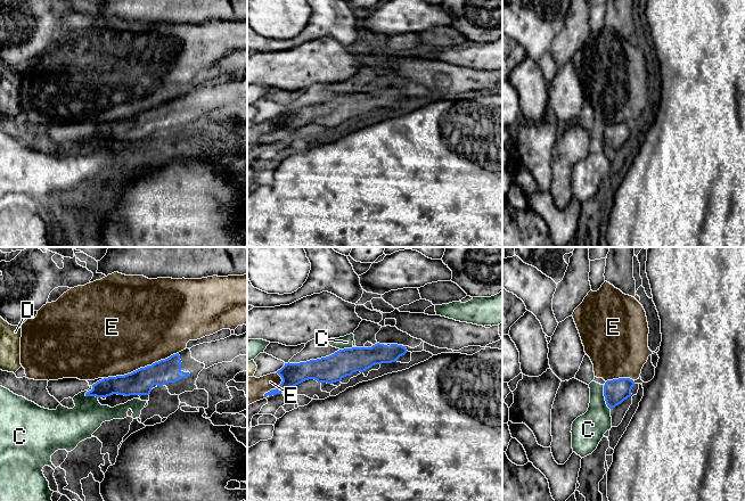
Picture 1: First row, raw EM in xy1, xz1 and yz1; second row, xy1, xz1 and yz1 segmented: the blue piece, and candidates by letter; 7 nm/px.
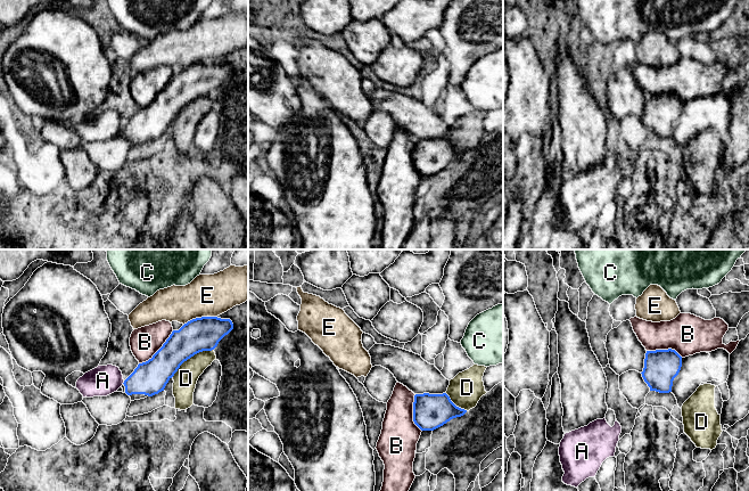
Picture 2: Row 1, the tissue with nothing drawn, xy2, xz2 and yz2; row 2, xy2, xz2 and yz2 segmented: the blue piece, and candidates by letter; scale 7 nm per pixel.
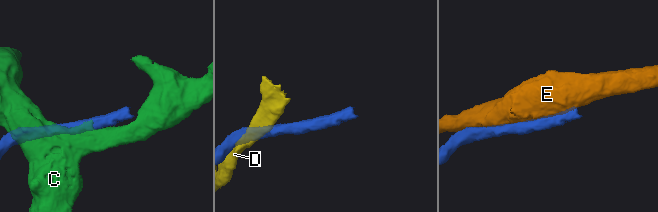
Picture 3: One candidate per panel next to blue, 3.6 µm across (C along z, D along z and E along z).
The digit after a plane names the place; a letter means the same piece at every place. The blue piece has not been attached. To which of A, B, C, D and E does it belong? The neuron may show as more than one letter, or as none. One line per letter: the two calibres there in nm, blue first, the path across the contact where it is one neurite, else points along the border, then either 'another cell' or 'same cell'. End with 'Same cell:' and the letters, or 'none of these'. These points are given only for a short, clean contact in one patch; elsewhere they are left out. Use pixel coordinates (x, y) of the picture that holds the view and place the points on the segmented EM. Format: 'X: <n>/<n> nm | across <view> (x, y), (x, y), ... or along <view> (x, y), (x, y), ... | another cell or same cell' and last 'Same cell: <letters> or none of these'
A: 240/220 nm | along xy2 (124, 381), (122, 383) | another cell
B: 240/220 nm | along xy2 (173, 330), (150, 358), (139, 363) | another cell
C: 140/240 nm | another cell
D: 240/160 nm | another cell
E: 180/500 nm | another cell
Same cell: none of these

